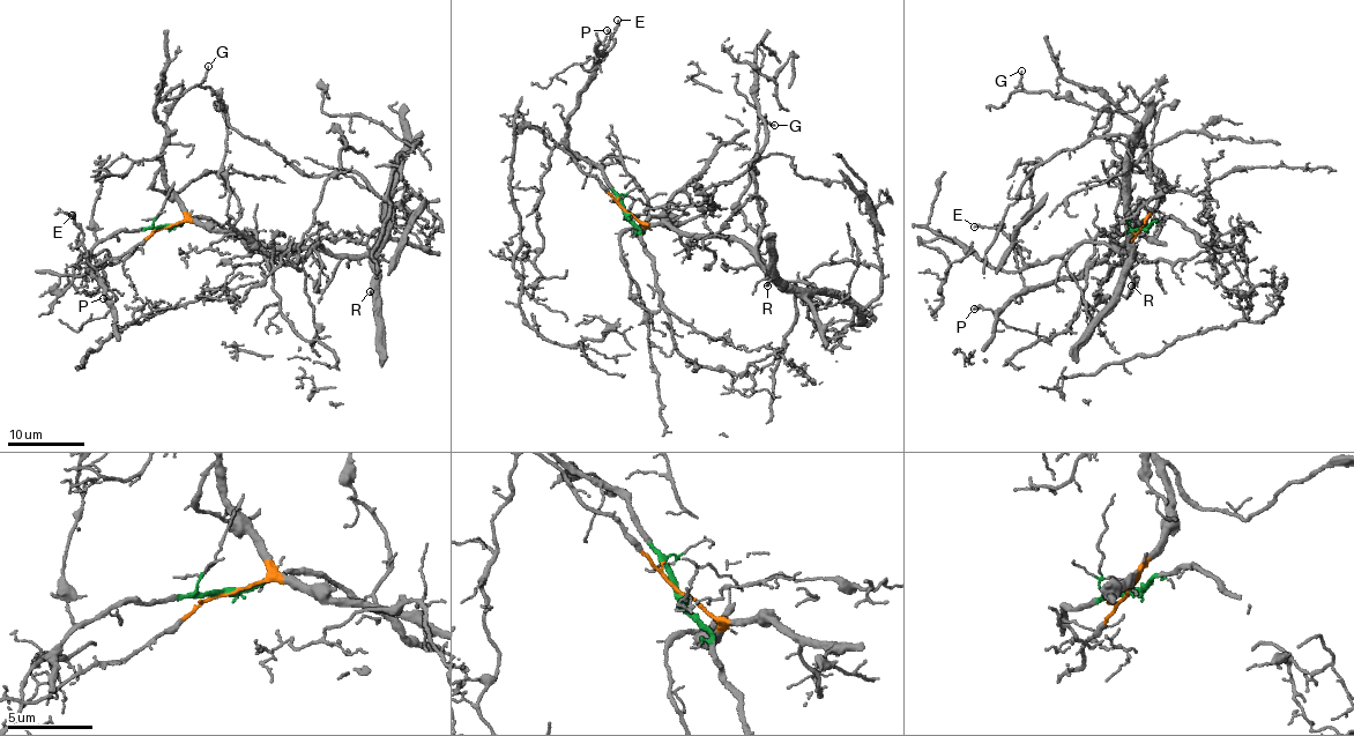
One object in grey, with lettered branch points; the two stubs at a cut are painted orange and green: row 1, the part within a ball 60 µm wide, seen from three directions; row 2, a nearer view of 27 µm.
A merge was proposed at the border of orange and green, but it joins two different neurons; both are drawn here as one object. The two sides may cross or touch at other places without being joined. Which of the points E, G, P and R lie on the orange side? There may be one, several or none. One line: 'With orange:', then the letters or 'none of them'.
With orange: G, R

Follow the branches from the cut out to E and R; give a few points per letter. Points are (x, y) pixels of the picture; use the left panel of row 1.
E: (165, 228), (110, 235), (86, 257), (89, 273), (96, 277), (98, 275), (88, 261), (81, 230), (73, 215)
R: (166, 228), (201, 222), (276, 248), (326, 247), (339, 255), (366, 257), (377, 300), (370, 291)

